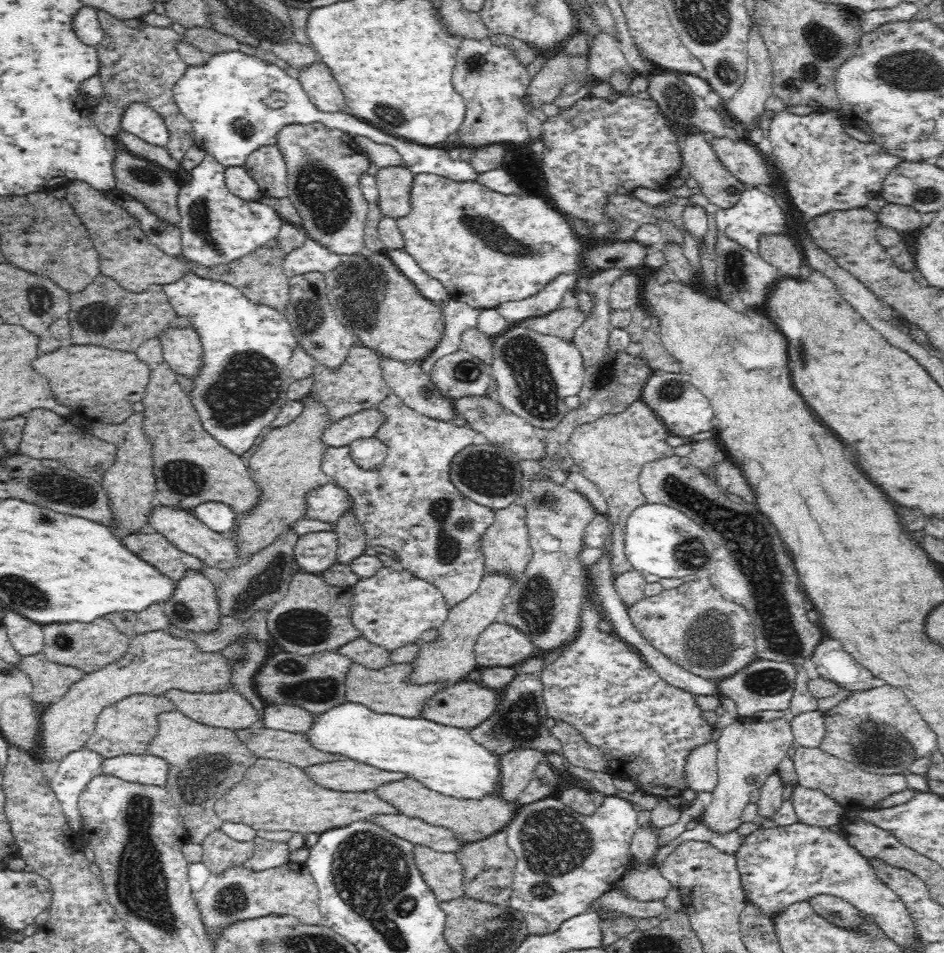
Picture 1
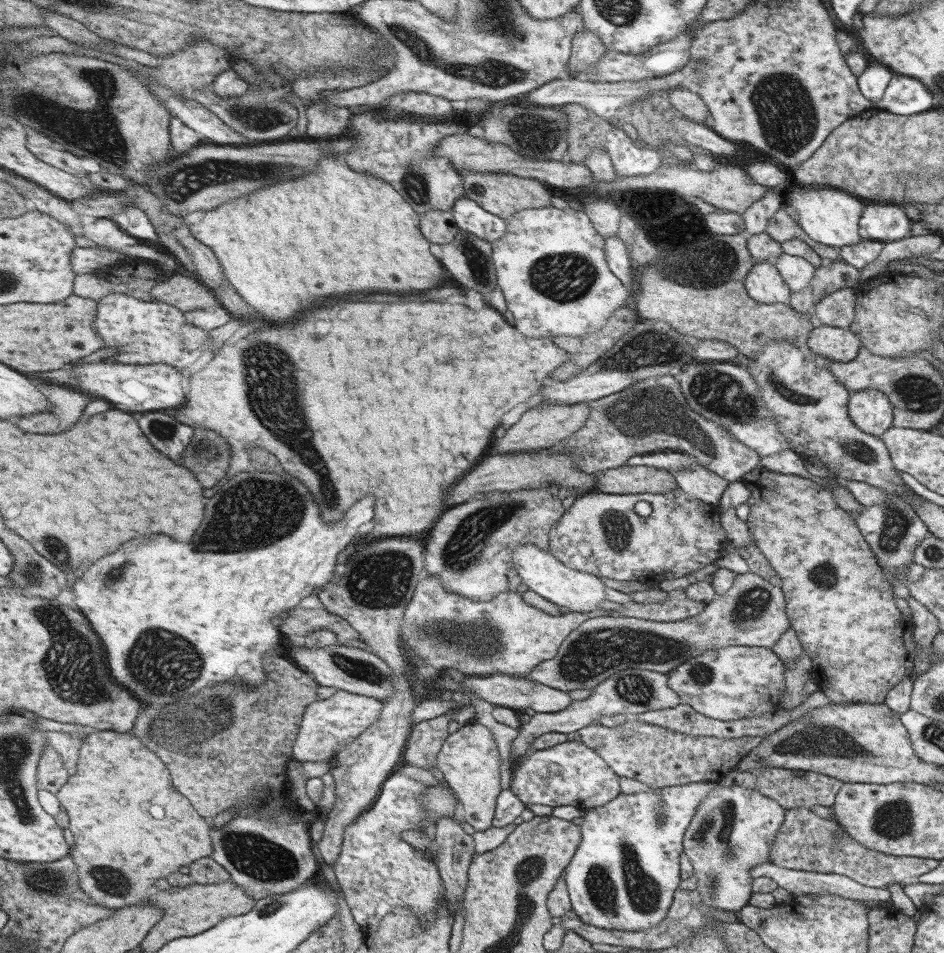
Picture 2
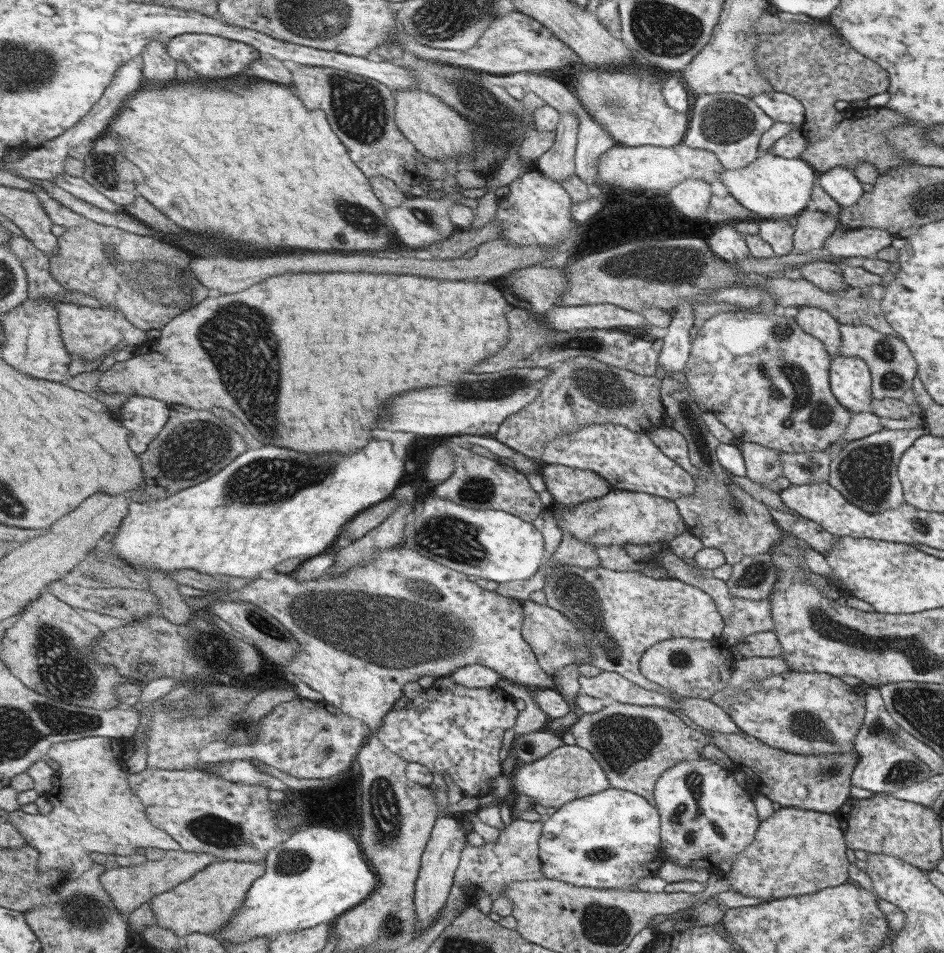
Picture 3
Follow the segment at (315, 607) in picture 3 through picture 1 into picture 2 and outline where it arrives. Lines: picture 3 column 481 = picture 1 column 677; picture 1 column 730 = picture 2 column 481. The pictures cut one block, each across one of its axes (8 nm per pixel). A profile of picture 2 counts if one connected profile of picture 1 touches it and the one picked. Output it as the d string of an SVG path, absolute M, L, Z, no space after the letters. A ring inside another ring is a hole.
M425 574L425 578L419 578L413 598L405 606L399 634L403 636L403 654L413 668L415 658L421 658L439 670L439 674L447 668L455 668L467 678L491 674L527 676L541 662L555 658L573 630L583 626L589 618L599 616L609 616L609 612L571 612L555 618L527 604L517 592L503 592L489 602L477 602L459 594L447 594L447 588L443 588L439 578Z

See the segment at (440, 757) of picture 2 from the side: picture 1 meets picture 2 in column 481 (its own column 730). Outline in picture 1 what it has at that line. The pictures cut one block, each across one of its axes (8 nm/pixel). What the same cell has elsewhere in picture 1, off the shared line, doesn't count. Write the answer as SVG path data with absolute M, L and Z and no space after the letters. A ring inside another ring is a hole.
M792 716L776 718L770 722L736 722L722 732L718 746L718 786L714 788L714 802L704 810L700 822L716 832L734 832L744 822L740 820L746 806L750 804L750 794L760 790L764 782L778 772L778 766L788 758L794 746Z

